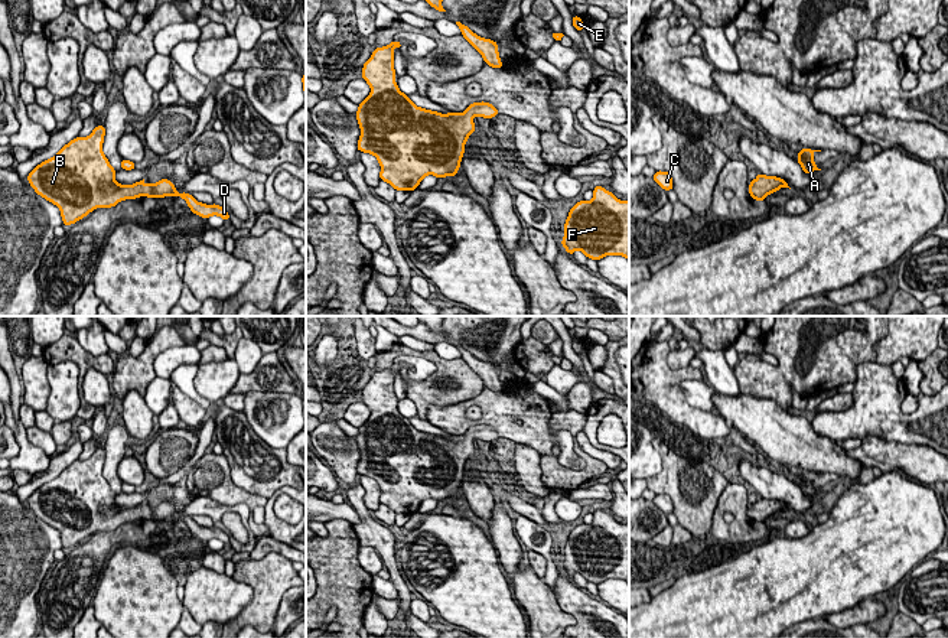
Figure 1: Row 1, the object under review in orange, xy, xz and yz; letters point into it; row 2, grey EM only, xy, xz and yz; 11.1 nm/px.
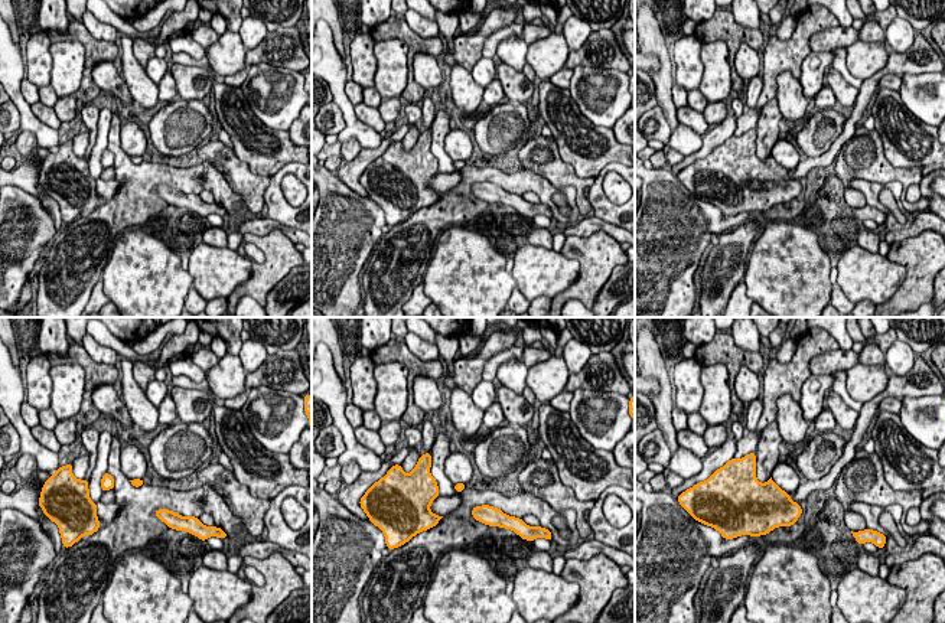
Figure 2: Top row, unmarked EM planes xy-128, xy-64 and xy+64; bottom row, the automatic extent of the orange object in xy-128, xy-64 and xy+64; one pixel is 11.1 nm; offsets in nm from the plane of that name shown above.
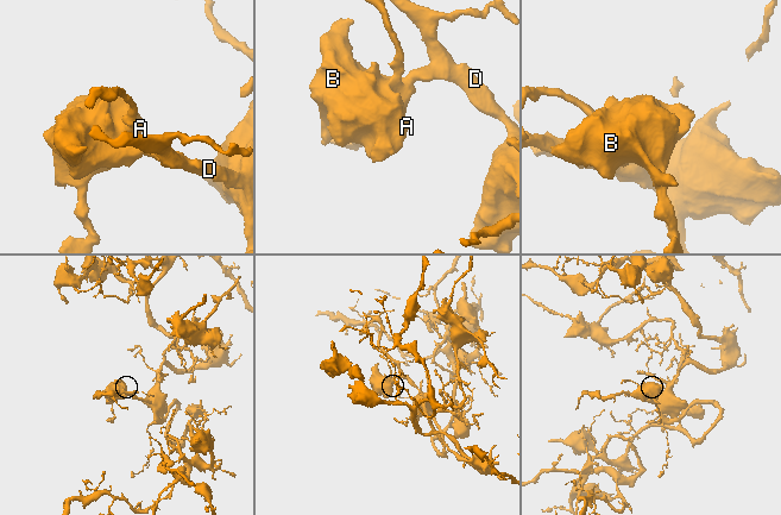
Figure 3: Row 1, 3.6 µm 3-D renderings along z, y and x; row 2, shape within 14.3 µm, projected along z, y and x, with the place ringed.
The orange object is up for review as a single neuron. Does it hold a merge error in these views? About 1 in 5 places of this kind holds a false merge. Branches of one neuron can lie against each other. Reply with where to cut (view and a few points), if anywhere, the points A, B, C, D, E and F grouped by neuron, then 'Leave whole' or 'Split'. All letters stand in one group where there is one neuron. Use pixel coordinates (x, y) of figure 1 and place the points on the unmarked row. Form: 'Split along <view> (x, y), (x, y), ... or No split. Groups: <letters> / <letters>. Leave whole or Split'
No split. Groups: A B C D E F. Leave whole

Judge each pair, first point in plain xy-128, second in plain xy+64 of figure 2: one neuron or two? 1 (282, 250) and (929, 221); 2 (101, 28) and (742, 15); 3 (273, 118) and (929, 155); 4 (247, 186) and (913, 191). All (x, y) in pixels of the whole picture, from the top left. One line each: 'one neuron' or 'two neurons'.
1: two neurons
2: one neuron
3: two neurons
4: two neurons

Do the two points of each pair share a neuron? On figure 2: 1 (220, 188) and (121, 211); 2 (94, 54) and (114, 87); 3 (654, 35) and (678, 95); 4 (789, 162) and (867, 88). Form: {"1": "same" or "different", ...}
{"1": "same", "2": "different", "3": "different", "4": "different"}

